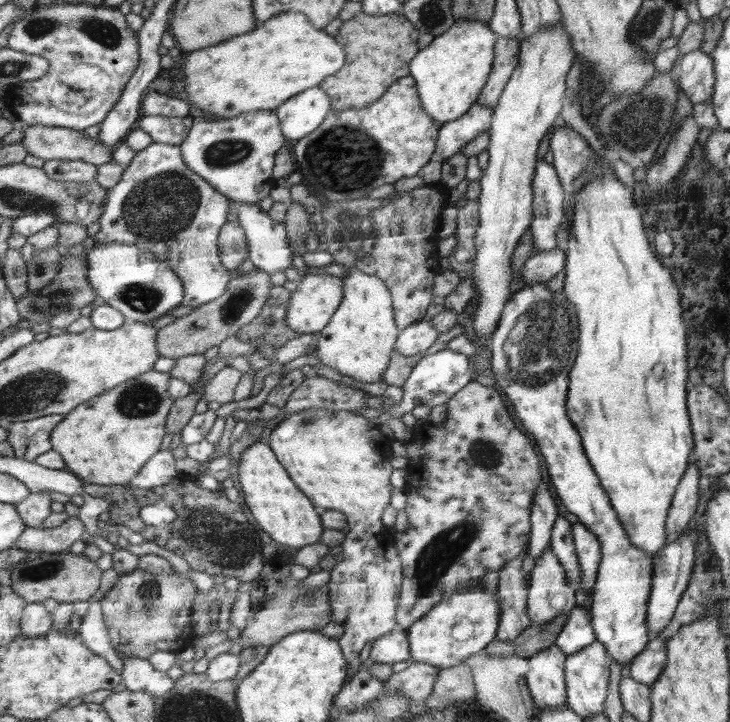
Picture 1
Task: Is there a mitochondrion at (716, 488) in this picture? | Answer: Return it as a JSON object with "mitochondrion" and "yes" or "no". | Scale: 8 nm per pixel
{"mitochondrion":"no"}

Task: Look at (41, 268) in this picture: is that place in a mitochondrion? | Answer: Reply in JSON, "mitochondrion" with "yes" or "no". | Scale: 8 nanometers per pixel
{"mitochondrion":"yes"}

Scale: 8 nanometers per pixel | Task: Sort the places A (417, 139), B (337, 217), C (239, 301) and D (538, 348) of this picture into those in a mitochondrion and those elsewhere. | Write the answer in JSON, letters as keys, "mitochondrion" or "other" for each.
{"A":"other","B":"mitochondrion","C":"mitochondrion","D":"mitochondrion"}

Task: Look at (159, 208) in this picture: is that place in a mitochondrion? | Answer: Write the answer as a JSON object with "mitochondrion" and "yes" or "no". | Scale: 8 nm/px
{"mitochondrion":"yes"}

